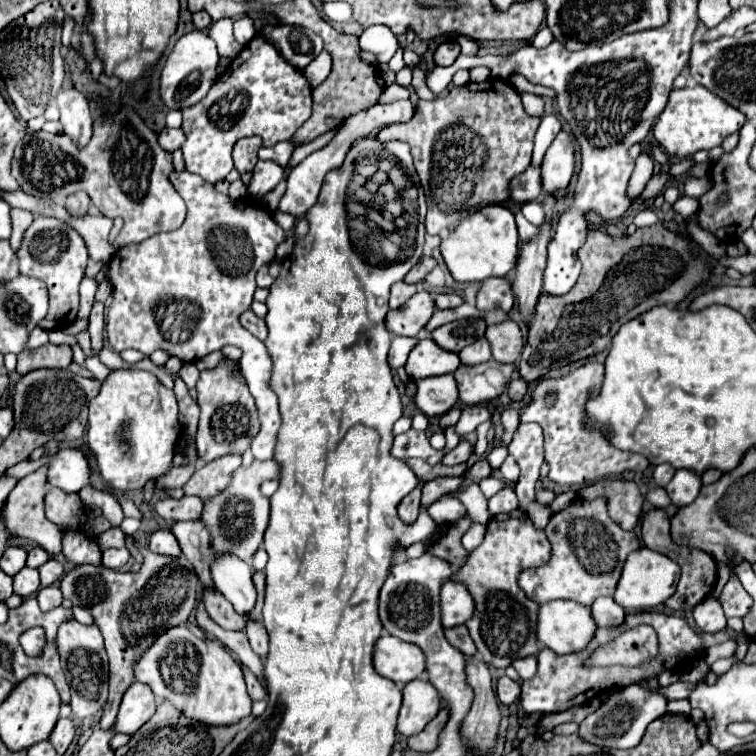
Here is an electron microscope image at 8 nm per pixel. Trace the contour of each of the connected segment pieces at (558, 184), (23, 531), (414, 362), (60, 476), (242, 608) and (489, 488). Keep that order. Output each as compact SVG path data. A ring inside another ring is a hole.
M561 131L553 143L549 145L543 157L543 191L551 195L555 189L563 189L569 185L575 169L575 147L569 133Z
M47 465L39 467L37 471L29 473L27 477L23 477L15 489L9 495L9 501L5 505L5 521L7 521L7 529L15 535L15 537L23 537L23 539L33 539L37 541L43 549L49 551L49 555L57 555L61 551L61 529L51 523L45 517L45 493L47 493Z
M423 339L409 353L405 371L413 381L417 381L417 379L425 379L425 377L453 373L459 365L461 365L461 361L459 361L457 353L445 353L445 349L437 349L437 345L433 345L433 341Z
M61 449L49 463L49 485L65 493L79 493L91 483L91 469L87 457L79 449Z
M221 555L211 565L211 575L215 581L215 587L225 595L225 599L233 605L233 609L239 615L247 615L257 601L257 591L253 585L253 571L249 563Z
M489 477L481 480L479 486L481 491L486 494L486 498L491 498L495 493L513 483L515 483L515 481L504 481Z

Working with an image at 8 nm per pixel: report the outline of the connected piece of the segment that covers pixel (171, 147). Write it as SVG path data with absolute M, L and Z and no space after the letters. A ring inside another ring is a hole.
M165 127L161 133L159 133L159 145L165 149L165 151L175 151L179 149L179 145L185 141L185 135L181 129L169 129Z

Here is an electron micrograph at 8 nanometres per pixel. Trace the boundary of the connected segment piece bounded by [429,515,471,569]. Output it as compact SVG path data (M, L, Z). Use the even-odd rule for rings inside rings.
M467 515L459 523L447 525L445 533L441 535L441 539L437 539L437 545L433 545L433 549L429 549L429 553L449 561L453 569L459 569L467 557L467 551L461 547L461 537L469 529L469 525L471 525L471 521Z

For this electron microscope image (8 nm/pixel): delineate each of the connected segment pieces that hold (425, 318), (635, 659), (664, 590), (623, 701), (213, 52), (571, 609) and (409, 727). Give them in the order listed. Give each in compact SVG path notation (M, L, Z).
M419 291L403 307L387 313L385 327L393 335L415 337L429 323L433 311L435 311L433 297L427 291Z
M637 625L625 633L621 633L617 639L599 645L591 657L589 665L627 665L635 667L647 661L657 653L657 635L653 633L653 627L649 625Z
M641 547L641 549L629 553L629 557L625 559L623 577L617 583L613 599L625 611L641 611L641 609L647 609L647 607L661 605L661 603L665 603L667 597L673 595L673 589L677 585L677 577L679 577L679 565L675 561L671 561L669 557L665 557L657 551Z
M637 683L629 685L601 701L601 707L579 725L579 737L599 747L631 749L639 745L639 741L643 739L647 725L665 713L665 707L667 707L667 697L661 695L657 689L649 689Z
M191 31L187 35L183 35L175 43L175 47L173 47L171 55L167 57L165 67L161 71L159 93L161 93L161 101L167 105L167 109L185 109L189 105L199 103L217 79L217 73L215 73L217 61L219 61L217 49L213 45L213 39L205 31Z
M549 601L539 607L537 641L559 655L581 651L595 629L589 609L575 601Z
M413 679L403 689L403 707L397 721L397 731L403 737L413 737L439 713L441 699L429 681Z

